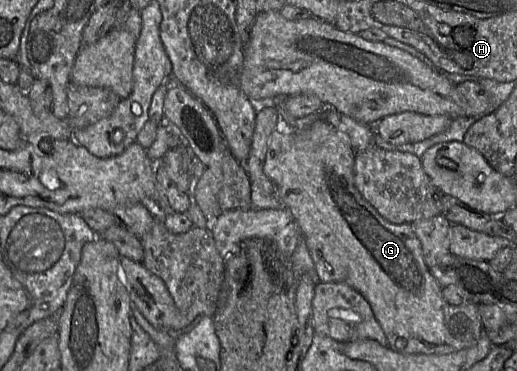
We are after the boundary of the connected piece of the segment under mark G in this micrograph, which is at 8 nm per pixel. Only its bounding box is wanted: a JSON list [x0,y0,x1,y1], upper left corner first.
[263,119,483,355]

